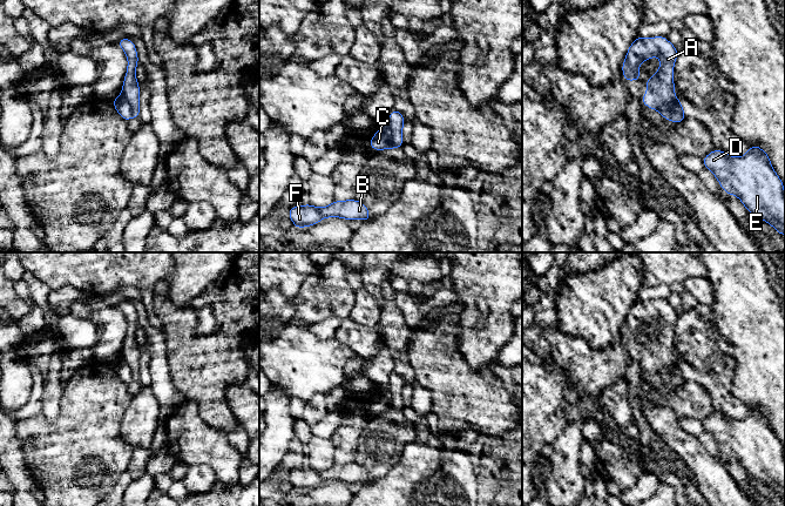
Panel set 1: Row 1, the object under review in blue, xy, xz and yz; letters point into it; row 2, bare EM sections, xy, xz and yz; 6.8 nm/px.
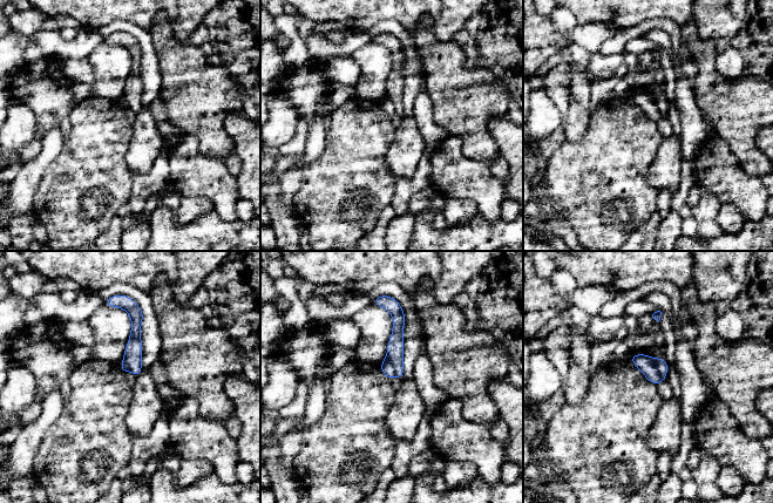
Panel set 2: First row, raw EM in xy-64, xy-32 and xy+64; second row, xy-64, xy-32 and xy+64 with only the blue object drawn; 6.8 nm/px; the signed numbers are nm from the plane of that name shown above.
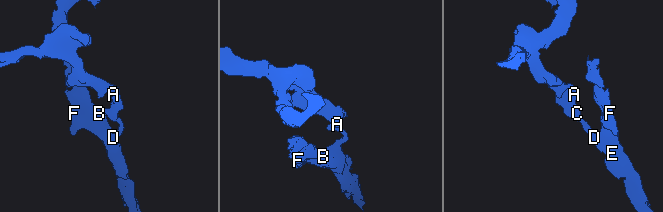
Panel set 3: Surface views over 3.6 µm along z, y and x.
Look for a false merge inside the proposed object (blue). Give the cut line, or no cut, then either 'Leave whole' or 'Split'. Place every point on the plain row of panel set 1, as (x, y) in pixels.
Split along xz (385, 388), (391, 395), (391, 407), (393, 410). Split

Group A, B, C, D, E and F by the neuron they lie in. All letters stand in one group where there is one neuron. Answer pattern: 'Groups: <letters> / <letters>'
Groups: A / B C D E F

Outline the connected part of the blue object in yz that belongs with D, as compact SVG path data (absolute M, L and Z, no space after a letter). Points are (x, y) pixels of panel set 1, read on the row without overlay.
M757 407L739 420L715 412L703 421L703 427L713 436L725 456L742 464L747 475L785 498L784 447L774 436L769 417Z

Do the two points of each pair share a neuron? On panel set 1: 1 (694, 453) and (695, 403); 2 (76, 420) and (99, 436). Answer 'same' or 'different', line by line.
1: different
2: same

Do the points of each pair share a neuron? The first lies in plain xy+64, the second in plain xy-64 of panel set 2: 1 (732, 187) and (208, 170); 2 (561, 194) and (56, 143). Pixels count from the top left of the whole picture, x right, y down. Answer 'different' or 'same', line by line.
1: same
2: different

